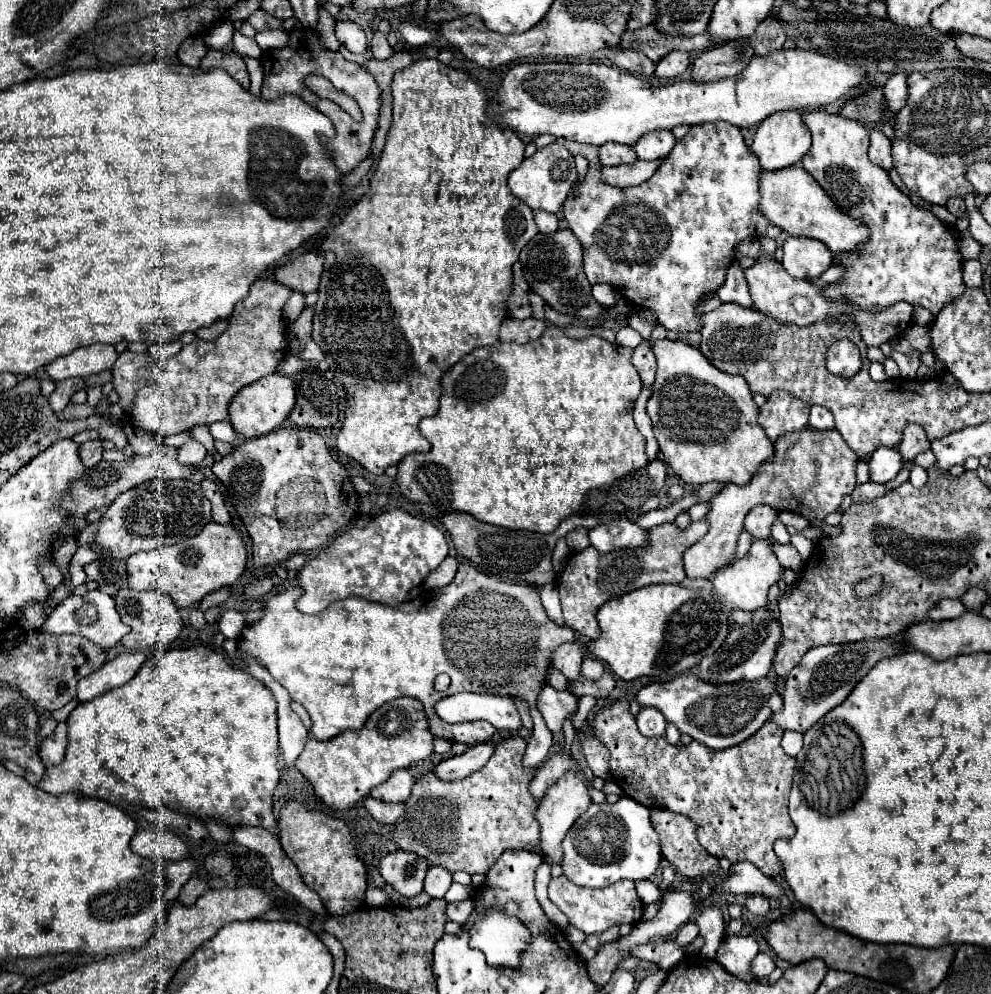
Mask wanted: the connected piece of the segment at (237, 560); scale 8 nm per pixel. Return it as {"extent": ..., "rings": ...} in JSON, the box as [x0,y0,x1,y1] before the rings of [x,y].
{"extent":[127,522,247,608],"rings":[[[209,522],[197,536],[151,552],[137,552],[127,558],[127,582],[133,590],[155,590],[173,598],[177,608],[195,606],[207,594],[233,584],[245,570],[247,550],[235,526]]]}

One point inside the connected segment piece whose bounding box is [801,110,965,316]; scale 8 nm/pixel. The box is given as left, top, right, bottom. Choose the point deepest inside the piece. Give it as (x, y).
(911, 256)

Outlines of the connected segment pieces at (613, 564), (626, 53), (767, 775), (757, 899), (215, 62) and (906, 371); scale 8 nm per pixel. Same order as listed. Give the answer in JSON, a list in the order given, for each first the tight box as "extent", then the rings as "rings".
[{"extent":[557,520,709,638],"rings":[[[707,520],[691,522],[687,528],[679,528],[675,522],[665,522],[647,530],[643,546],[631,550],[617,550],[609,554],[597,552],[593,546],[573,554],[565,570],[557,578],[557,590],[561,594],[561,610],[565,626],[573,628],[585,638],[597,638],[599,624],[595,622],[595,610],[613,596],[621,596],[629,590],[649,584],[679,584],[685,578],[683,552],[699,542],[709,530]]]},{"extent":[605,48,655,76],"rings":[[[611,48],[605,50],[605,56],[619,68],[631,72],[631,74],[643,74],[643,76],[653,76],[655,64],[643,54],[635,50],[621,50],[621,48]]]},{"extent":[595,700,795,878],"rings":[[[615,700],[601,708],[595,718],[595,738],[609,750],[609,776],[617,782],[623,792],[641,802],[647,808],[667,808],[671,812],[683,814],[697,824],[697,838],[701,846],[711,852],[715,858],[729,858],[735,862],[751,862],[765,876],[775,878],[783,868],[779,858],[773,852],[773,842],[783,836],[793,836],[795,826],[787,812],[787,798],[791,790],[791,776],[795,768],[795,758],[787,756],[781,748],[783,730],[775,722],[767,722],[759,728],[751,738],[741,742],[739,746],[727,750],[709,750],[699,742],[691,744],[669,744],[665,736],[647,738],[637,730],[635,718],[629,712],[629,702]]]},{"extent":[745,894,769,916],"rings":[[[753,894],[753,896],[747,896],[745,900],[745,908],[755,914],[755,916],[765,916],[769,912],[769,900],[765,896],[759,896],[759,894]]]},{"extent":[199,50,249,90],"rings":[[[209,50],[205,54],[205,58],[199,64],[201,70],[209,70],[209,68],[223,68],[229,76],[233,76],[245,90],[249,88],[249,74],[245,68],[245,62],[239,54],[235,52],[217,52],[217,50]]]},{"extent":[890,350,921,380],"rings":[[[915,350],[913,354],[909,356],[893,351],[890,357],[898,364],[903,378],[907,378],[907,380],[915,380],[915,376],[917,376],[917,368],[919,368],[919,364],[921,364],[921,354],[919,354],[919,352]]]}]

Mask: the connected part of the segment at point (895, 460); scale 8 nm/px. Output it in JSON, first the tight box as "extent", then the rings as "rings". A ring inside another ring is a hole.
{"extent":[869,446,903,484],"rings":[[[879,446],[869,460],[869,470],[871,470],[871,482],[877,484],[887,484],[893,480],[899,470],[903,468],[903,456],[899,454],[897,448],[889,446]]]}

